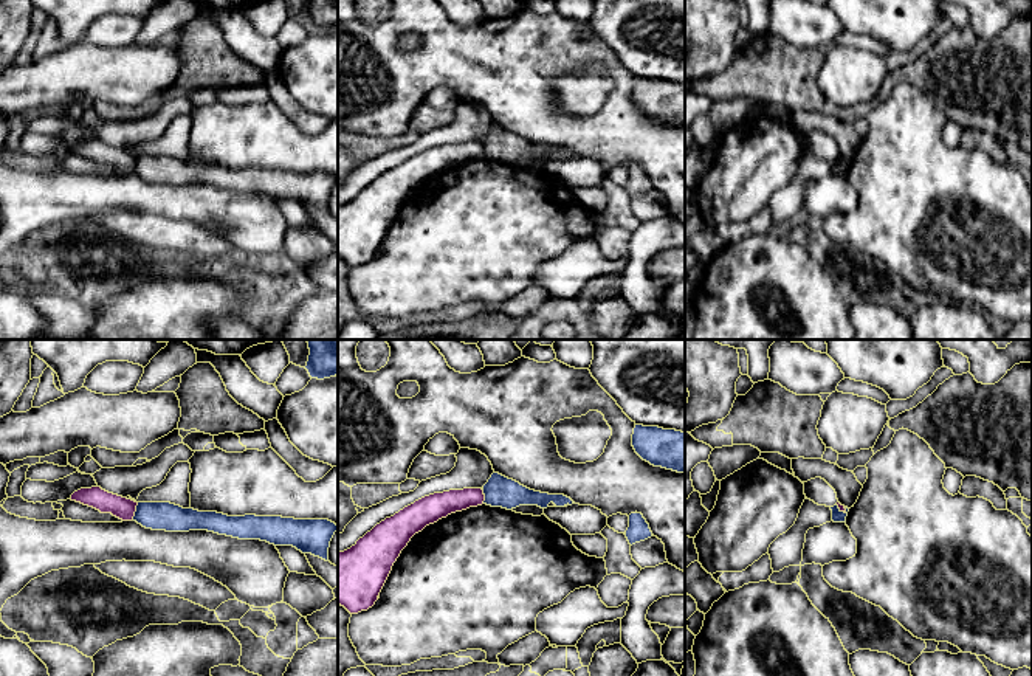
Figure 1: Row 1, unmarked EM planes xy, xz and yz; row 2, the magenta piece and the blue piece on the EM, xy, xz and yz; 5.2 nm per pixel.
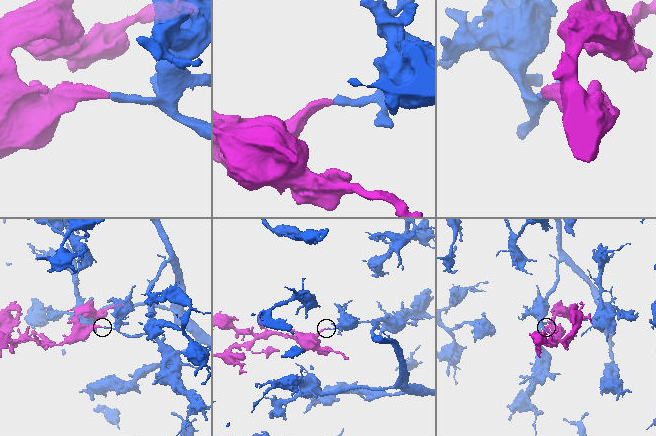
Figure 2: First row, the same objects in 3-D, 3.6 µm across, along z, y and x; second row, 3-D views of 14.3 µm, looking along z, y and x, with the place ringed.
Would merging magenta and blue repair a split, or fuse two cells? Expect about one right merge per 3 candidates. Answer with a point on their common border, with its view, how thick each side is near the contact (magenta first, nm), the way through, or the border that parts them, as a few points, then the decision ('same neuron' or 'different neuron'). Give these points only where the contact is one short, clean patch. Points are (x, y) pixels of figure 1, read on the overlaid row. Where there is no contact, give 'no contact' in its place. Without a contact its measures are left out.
meets magenta in xy at (135, 510); 120 nm thick on the magenta side, 150 nm on the other; runs through xy (124, 509), (135, 510), (168, 517); same neuron

